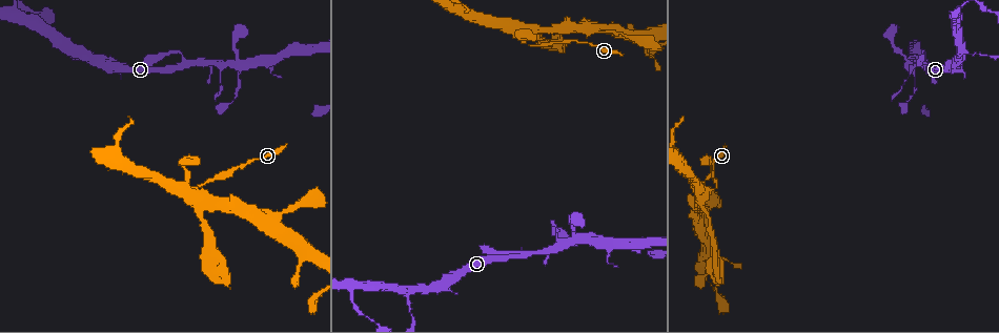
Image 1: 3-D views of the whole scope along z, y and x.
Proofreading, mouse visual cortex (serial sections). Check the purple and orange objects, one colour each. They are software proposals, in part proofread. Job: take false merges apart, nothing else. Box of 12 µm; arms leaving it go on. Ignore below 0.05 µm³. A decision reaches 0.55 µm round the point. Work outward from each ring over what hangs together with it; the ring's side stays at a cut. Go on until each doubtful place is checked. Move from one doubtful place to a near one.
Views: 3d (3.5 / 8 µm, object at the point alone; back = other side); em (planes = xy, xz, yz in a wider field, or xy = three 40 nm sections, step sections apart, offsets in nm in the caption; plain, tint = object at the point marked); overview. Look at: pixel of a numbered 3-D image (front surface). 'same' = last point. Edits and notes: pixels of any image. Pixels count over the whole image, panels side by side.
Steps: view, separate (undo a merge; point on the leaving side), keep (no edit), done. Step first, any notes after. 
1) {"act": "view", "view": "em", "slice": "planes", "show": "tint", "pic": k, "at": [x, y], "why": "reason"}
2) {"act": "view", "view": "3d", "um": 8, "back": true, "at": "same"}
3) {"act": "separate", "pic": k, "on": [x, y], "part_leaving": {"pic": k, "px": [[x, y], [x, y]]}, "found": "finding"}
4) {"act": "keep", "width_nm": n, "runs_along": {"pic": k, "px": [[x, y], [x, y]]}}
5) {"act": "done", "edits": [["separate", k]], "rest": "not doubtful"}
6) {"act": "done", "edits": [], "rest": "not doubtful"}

{"act": "view", "view": "3d", "um": 8, "pic": 1, "at": [910, 62], "why": "looks like a crossing"}

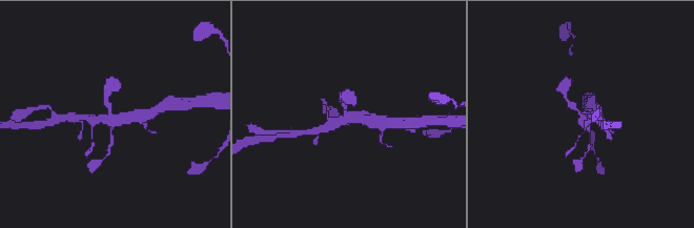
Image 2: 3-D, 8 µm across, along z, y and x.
{"act": "view", "view": "em", "slice": "xy", "step": 1, "show": "tint", "pic": 2, "at": [349, 118], "arms": 4, "arm_widths_nm": [100, 200, 250, 350]}

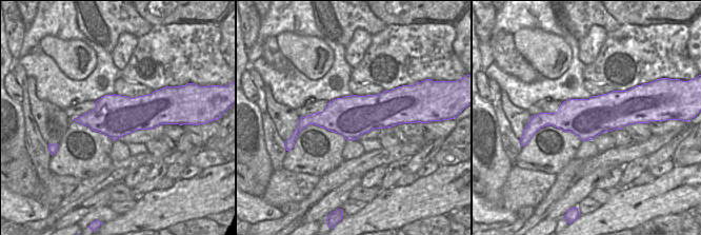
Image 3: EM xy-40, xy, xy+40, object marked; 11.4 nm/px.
{"act": "keep", "runs_along": {"pic": 2, "px": [[319, 129], [347, 118], [376, 121]]}, "found": "all the same cell"}

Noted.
{"act": "view", "view": "3d", "um": 3.5, "pic": 1, "at": [406, 288], "why": "three-way junction"}

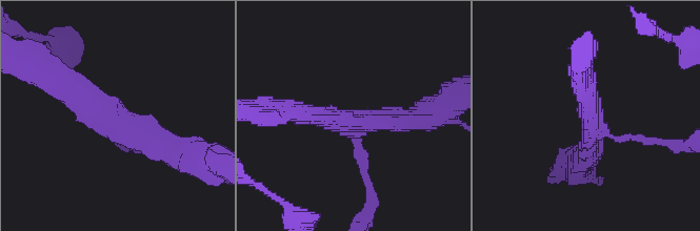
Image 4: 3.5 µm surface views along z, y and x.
{"act": "view", "view": "em", "slice": "xy", "step": 5, "show": "tint", "pic": 4, "at": [125, 132], "arms": 3, "arm_widths_nm": [150, 350, 350]}

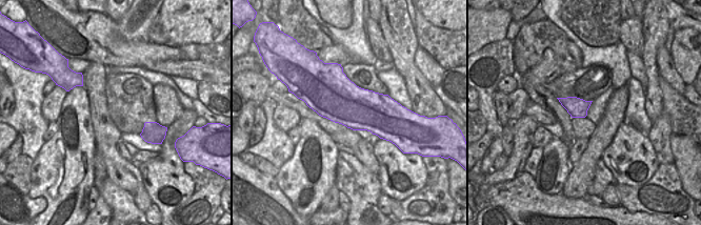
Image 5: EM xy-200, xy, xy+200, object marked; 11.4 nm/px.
{"act": "keep", "runs_along": {"pic": 4, "px": [[187, 156], [123, 130], [67, 88]]}, "found": "continuous, no second cell"}

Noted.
{"act": "view", "view": "3d", "um": 3.5, "pic": 1, "at": [14, 14], "why": "sharp bend"}

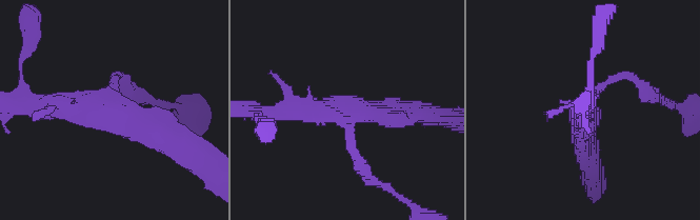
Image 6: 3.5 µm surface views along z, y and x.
{"act": "view", "view": "em", "slice": "planes", "show": "tint", "pic": 6, "at": [105, 108]}

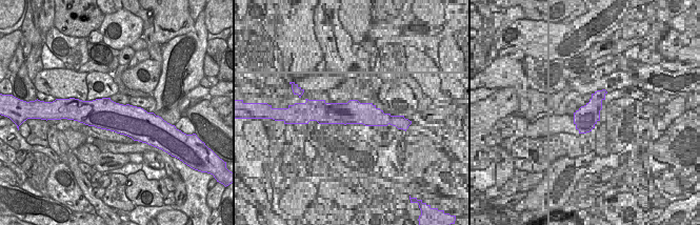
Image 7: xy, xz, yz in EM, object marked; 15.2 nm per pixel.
{"act": "keep", "runs_along": {"pic": 6, "px": [[166, 137], [104, 107], [121, 79]]}, "found": "all the same cell"}

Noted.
{"act": "view", "view": "3d", "um": 3.5, "back": true, "pic": 1, "at": [521, 41], "why": "four or more arms meet"}

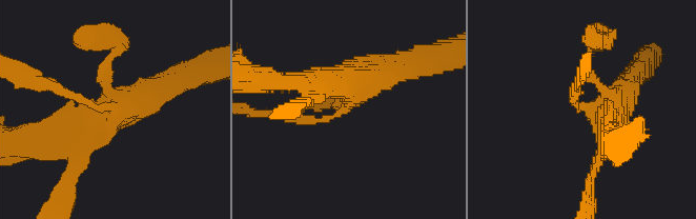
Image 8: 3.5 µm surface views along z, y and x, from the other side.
{"act": "view", "view": "em", "slice": "xy", "step": 2, "show": "tint", "pic": 8, "at": [586, 110], "arms": 4, "arm_widths_nm": [150, 150, 350, 450]}

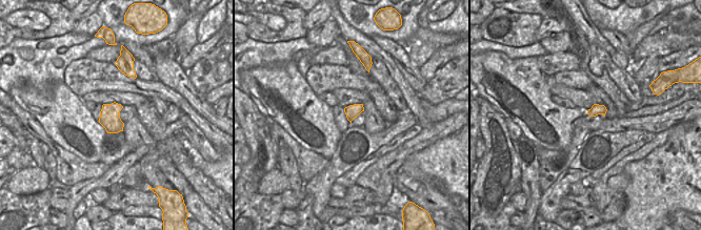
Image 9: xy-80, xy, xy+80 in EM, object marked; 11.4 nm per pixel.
{"act": "keep", "runs_along": {"pic": 8, "px": [[577, 84], [574, 103], [612, 133]]}, "found": "all the same cell"}

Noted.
{"act": "done", "edits": [], "rest": "not doubtful"}

